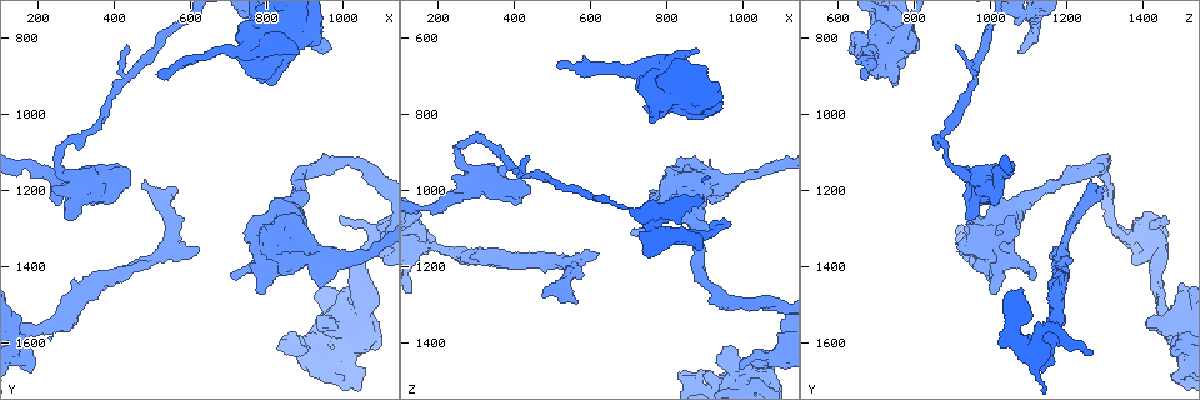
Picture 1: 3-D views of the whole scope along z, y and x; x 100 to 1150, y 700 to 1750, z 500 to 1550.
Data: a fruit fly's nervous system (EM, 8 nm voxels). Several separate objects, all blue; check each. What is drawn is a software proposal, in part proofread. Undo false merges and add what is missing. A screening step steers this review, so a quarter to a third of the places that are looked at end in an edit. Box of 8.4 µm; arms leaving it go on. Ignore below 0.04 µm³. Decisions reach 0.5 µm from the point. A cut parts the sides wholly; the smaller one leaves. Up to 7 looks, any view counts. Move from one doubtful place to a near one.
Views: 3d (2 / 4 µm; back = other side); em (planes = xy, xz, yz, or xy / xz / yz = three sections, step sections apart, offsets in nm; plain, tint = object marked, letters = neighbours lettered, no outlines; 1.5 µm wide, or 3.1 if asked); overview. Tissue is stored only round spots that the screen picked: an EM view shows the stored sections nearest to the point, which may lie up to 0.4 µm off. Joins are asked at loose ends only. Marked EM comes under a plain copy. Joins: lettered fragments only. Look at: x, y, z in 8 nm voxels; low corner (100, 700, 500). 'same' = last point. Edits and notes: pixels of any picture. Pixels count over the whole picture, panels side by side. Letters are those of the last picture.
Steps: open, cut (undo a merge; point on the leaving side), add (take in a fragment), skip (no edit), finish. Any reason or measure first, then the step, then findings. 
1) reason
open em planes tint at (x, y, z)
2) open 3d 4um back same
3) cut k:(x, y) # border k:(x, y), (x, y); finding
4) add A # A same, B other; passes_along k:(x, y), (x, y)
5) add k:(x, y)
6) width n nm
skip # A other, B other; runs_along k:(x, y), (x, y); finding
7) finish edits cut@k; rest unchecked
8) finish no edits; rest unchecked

free end
open 3d 2um at (1005, 1290, 1470)

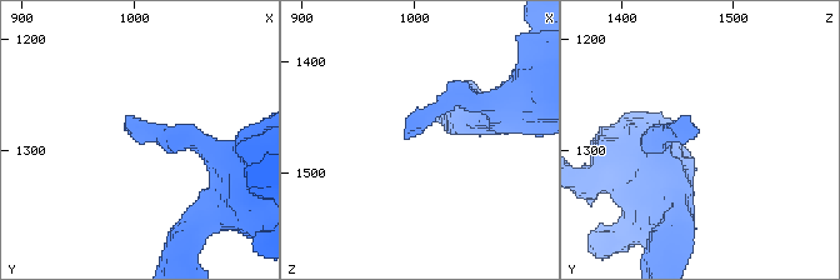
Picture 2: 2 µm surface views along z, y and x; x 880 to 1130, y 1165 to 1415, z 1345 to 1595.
need the tissue
open em planes letters at (996, 1284, 1470)

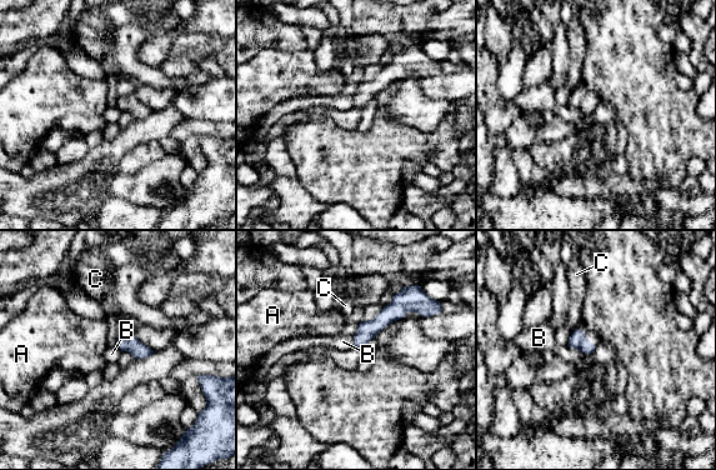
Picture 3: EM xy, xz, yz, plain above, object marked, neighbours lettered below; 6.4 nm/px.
skip # A other, B other, C other; no lettered fragment goes on from it

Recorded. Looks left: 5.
open em planes letters at (1060, 1545, 1460)

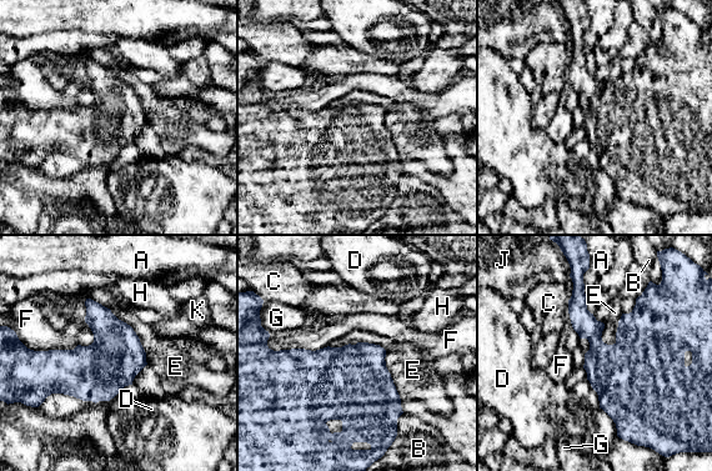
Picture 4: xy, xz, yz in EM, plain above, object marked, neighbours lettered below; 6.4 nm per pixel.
width 360 nm; longest_contact F 340 nm
skip # A other, B other, C other, D other, E other, F other, G other, H other, J other, K other; continuous, no second neuron

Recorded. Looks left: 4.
thick end
open em planes letters at (830, 1615, 1480)

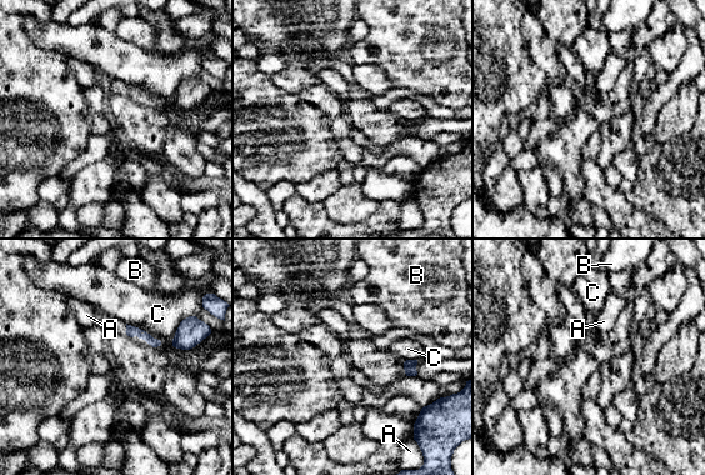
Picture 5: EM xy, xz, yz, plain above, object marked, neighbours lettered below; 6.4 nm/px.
skip # A other, B other, C other; border 5:(195, 315), (180, 323), (174, 348); no lettered fragment goes on from it

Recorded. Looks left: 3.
finish no edits; rest unchecked

